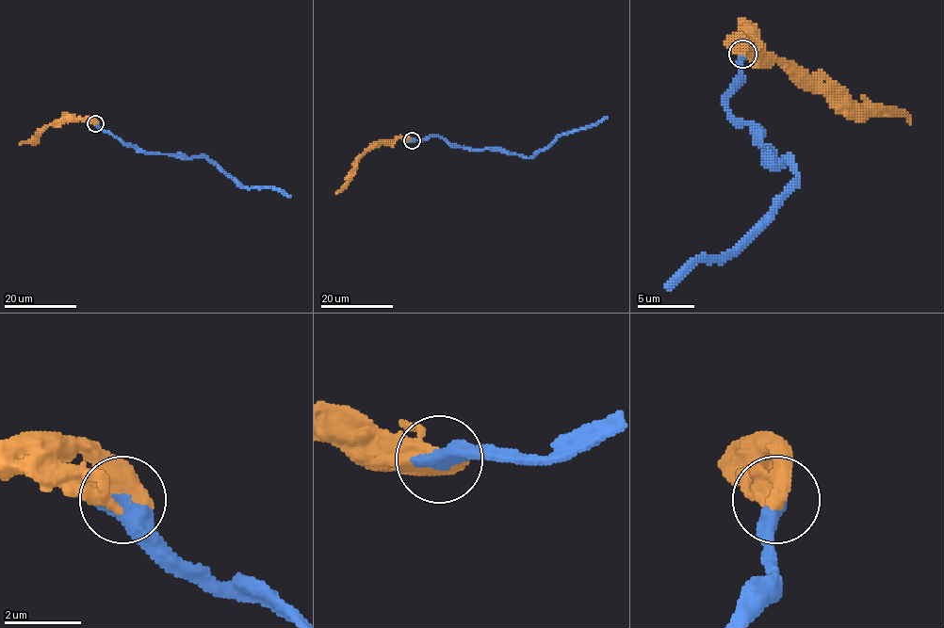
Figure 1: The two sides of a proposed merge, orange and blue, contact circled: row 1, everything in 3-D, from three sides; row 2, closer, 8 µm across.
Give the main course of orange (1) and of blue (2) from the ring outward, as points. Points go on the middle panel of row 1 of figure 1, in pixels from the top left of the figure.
1: (412, 140), (395, 138), (376, 142), (360, 159), (349, 182), (336, 193)
2: (412, 140), (439, 136), (462, 148), (499, 149), (503, 152), (533, 157), (561, 135), (592, 127), (608, 117)

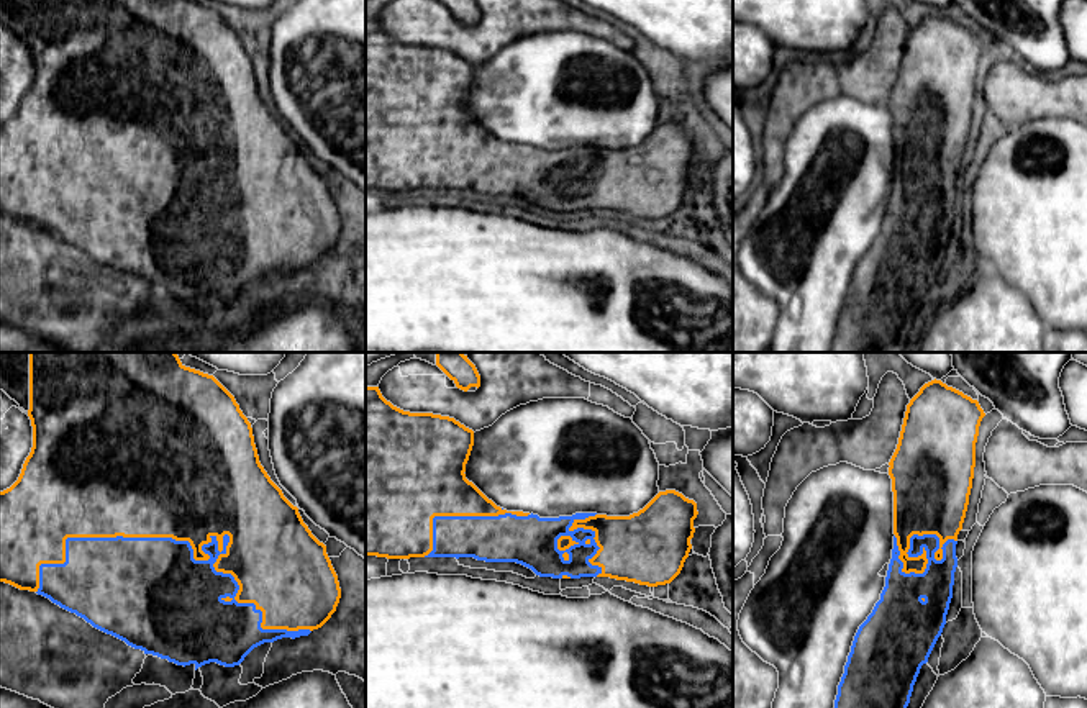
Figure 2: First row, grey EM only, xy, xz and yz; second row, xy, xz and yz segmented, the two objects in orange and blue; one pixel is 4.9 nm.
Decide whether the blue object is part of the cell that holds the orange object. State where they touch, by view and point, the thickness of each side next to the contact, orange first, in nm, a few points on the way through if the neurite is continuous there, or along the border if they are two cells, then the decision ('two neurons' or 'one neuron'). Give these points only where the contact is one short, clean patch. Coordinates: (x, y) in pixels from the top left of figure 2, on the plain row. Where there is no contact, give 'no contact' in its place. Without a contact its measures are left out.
contact xy (194, 186); calibres 380 and 480 nm; one neuron

